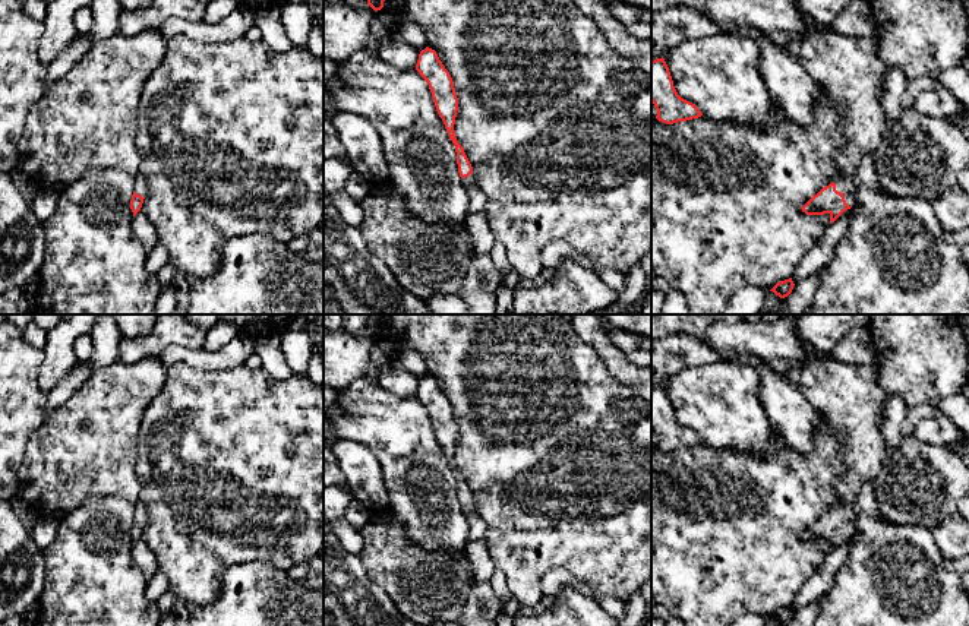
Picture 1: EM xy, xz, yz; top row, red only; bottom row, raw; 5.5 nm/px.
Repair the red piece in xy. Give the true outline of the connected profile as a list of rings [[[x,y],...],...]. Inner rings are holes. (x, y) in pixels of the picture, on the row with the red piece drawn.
[[[136,174],[133,181],[133,195],[130,200],[130,209],[133,212],[133,216],[141,211],[146,193],[146,178],[142,174]]]

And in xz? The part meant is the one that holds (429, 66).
[[[429,47],[420,51],[416,70],[427,82],[436,111],[442,118],[448,136],[455,146],[458,173],[463,187],[468,195],[468,214],[482,212],[486,209],[486,196],[479,189],[473,176],[473,167],[464,152],[464,148],[455,137],[454,124],[458,111],[458,98],[452,78],[439,60],[436,51]]]

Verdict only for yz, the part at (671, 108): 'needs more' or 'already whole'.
already whole

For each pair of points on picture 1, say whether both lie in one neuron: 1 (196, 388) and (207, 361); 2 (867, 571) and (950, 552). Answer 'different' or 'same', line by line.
1: different
2: different

